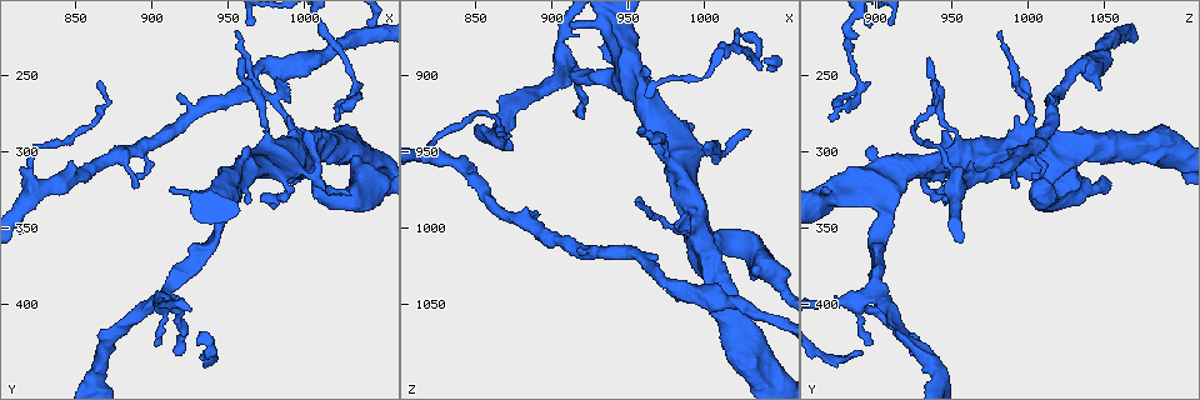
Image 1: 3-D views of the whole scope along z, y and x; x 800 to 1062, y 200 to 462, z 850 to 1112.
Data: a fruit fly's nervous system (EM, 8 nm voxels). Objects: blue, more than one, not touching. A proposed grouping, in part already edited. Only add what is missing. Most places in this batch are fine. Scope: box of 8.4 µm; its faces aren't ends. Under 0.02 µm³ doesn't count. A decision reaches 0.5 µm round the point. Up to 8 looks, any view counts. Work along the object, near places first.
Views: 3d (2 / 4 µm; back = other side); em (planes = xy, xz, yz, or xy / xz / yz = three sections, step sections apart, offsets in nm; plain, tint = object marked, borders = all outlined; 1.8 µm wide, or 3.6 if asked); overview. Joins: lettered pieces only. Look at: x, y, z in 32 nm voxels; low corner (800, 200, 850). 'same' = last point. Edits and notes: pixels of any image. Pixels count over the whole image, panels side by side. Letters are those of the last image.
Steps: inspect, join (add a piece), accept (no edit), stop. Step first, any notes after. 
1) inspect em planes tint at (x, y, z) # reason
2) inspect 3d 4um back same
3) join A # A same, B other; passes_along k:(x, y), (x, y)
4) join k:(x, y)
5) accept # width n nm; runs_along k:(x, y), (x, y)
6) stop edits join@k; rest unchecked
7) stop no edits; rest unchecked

inspect em 3.6um planes tint at (962, 298, 896) # stops while still wide

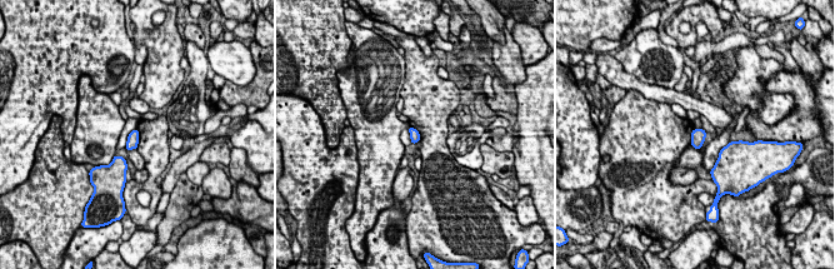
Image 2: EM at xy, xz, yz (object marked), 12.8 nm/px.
inspect em 3.6um planes borders same # see the neighbours

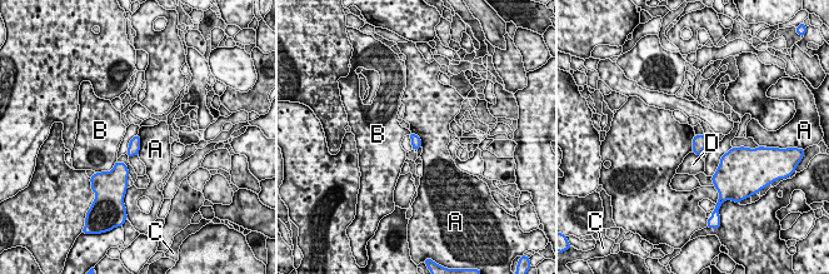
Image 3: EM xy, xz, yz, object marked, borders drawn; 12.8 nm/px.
accept # A other, B other, C other, D other; border 3:(138, 134), (140, 139), (139, 154); no lettered piece goes on from it

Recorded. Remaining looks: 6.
inspect em planes borders at (1032, 266, 870) # an open end

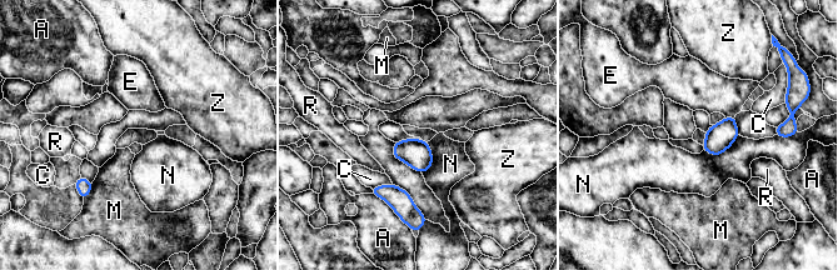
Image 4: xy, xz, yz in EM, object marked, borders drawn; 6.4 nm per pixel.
accept # width 180 nm; A other, C other, E other, M other, N other, R other, Z other; border 4:(739, 135), (717, 155), (703, 150); none of them fits

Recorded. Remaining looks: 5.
inspect em xy step 4 plain at (914, 434, 922)

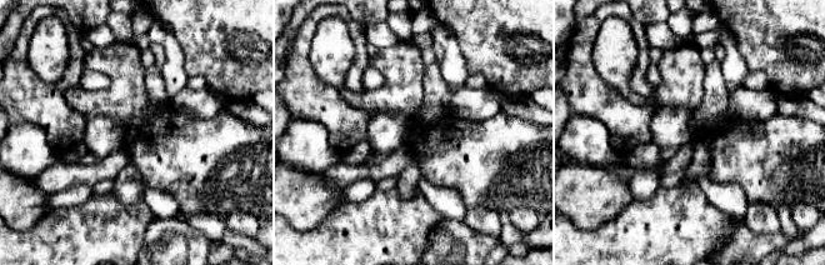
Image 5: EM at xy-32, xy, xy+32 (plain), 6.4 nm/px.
inspect em xy step 4 tint same

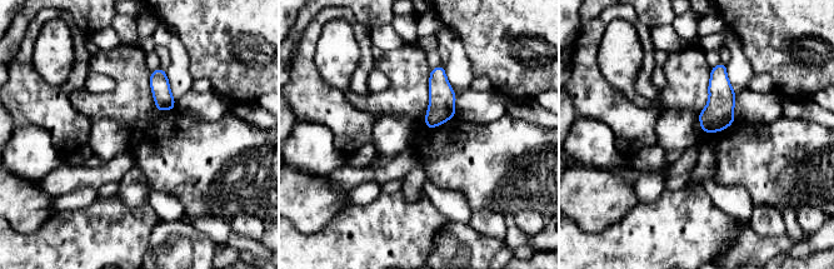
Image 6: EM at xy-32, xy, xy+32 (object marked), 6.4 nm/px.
inspect em xy step 4 borders same

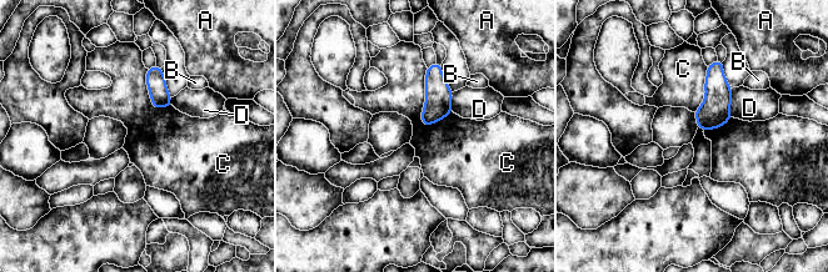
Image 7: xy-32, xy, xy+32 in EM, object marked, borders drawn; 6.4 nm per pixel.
accept # A other, B other, C other, D other; border 7:(425, 68), (423, 126); none of them fits

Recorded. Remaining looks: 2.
stop no edits; rest unchecked

